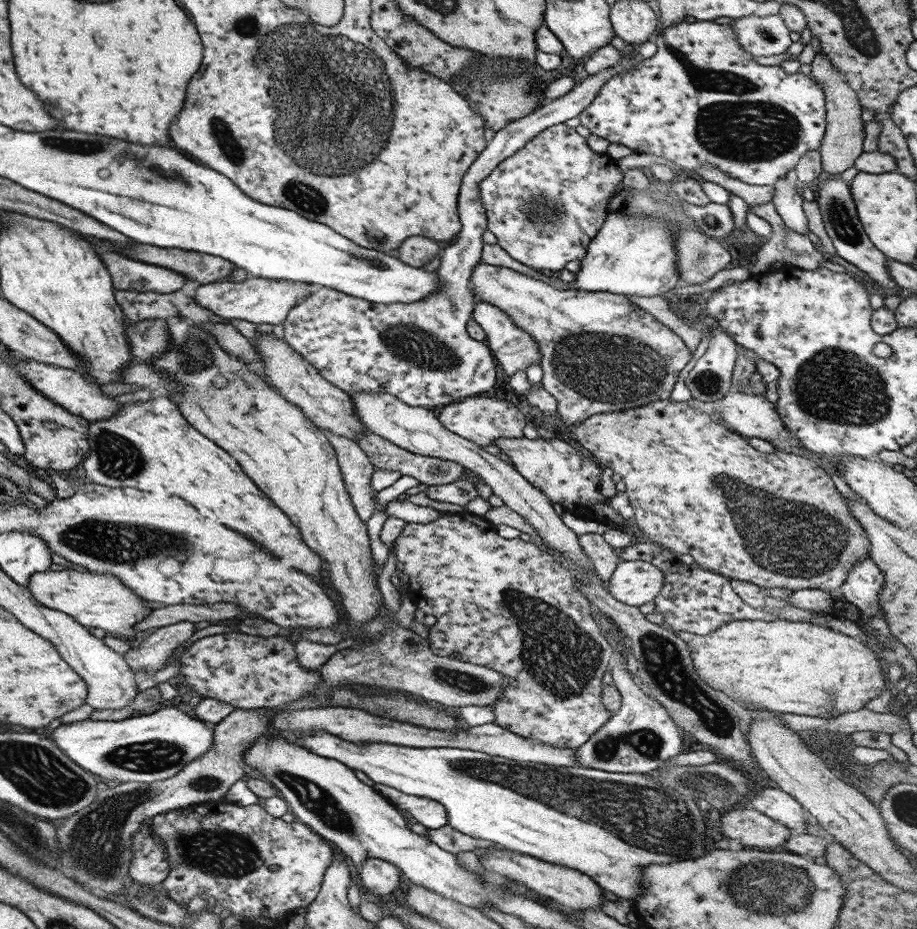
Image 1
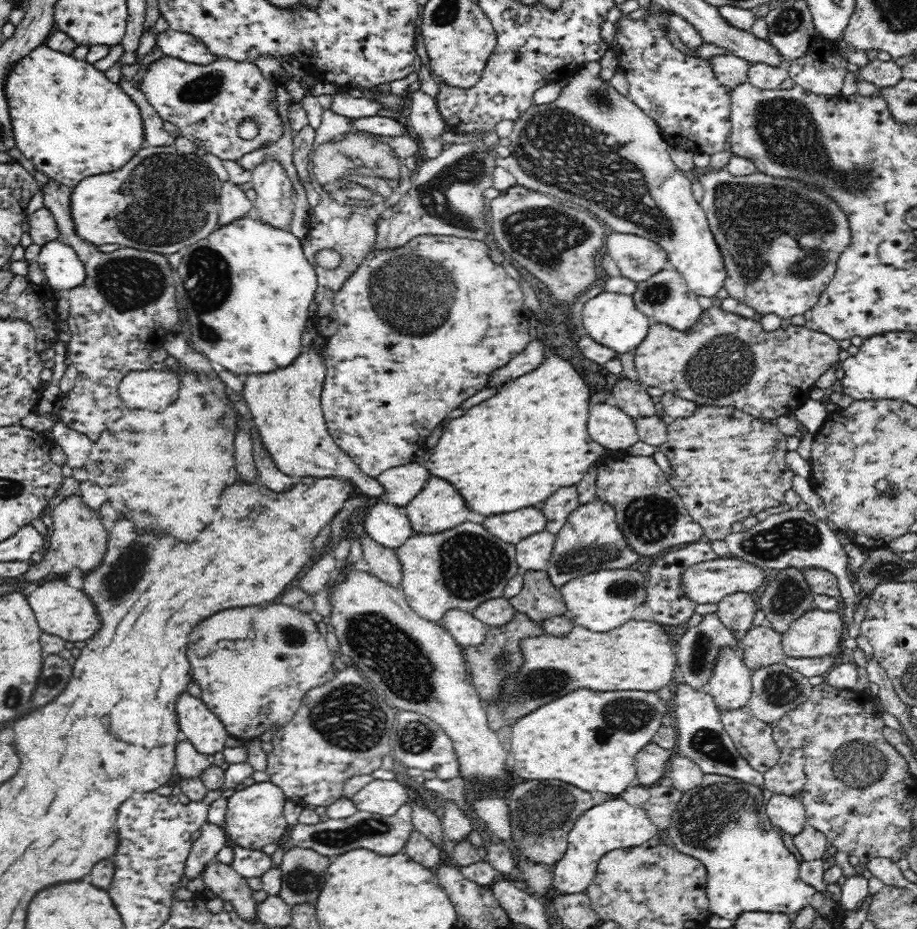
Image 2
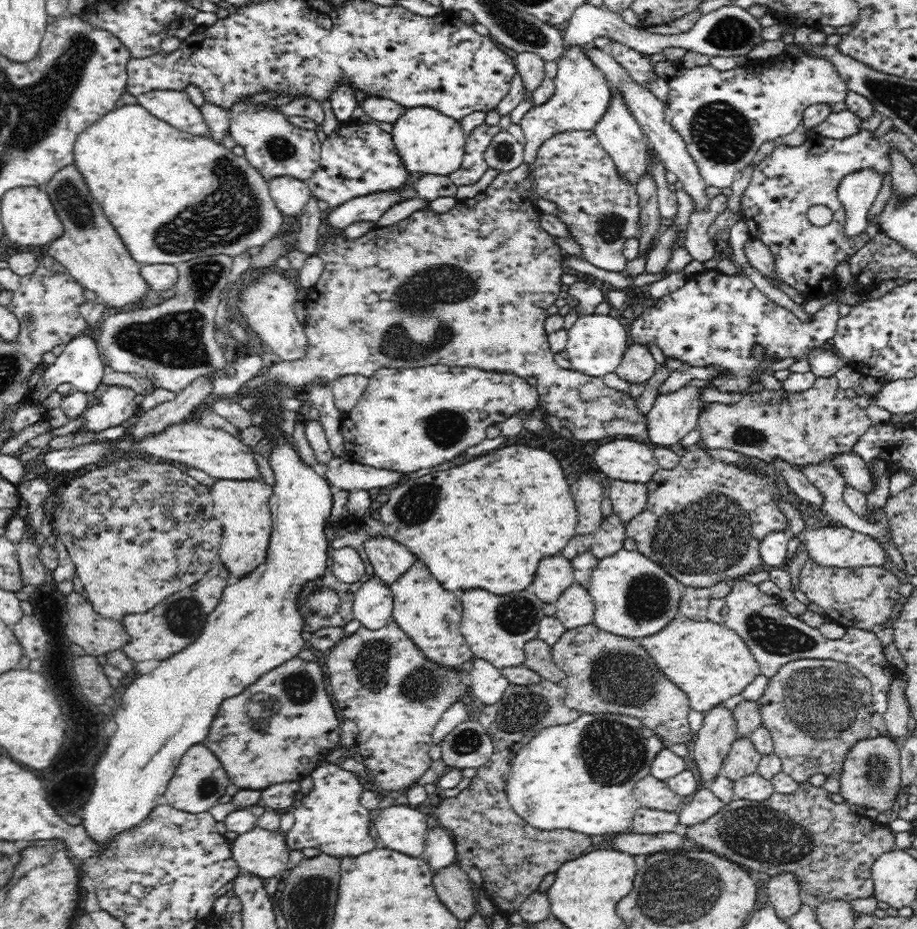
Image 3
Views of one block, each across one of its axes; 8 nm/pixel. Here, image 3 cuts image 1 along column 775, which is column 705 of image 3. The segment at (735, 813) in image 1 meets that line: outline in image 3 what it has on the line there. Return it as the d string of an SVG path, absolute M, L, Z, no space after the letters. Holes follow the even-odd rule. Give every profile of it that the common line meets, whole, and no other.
M802 782L796 792L788 795L774 792L768 800L762 802L735 799L734 802L723 806L708 821L688 826L686 837L701 847L708 848L712 853L741 864L754 875L759 872L772 877L778 874L793 874L799 888L817 896L819 900L850 902L857 898L868 898L873 896L874 892L871 868L880 856L896 849L895 834L887 824L883 825L865 815L854 814L848 804L836 803L830 795L824 787L818 788L810 782Z

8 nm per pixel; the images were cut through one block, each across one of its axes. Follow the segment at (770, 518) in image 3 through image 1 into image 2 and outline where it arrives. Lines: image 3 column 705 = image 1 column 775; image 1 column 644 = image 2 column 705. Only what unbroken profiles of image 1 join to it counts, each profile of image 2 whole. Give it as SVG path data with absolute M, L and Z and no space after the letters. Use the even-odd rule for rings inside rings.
M698 405L692 416L674 418L668 424L667 440L658 447L670 462L672 472L668 482L680 495L692 520L701 525L705 541L725 541L732 534L734 524L784 504L784 493L792 488L795 475L785 461L786 437L776 425L740 409L724 406Z

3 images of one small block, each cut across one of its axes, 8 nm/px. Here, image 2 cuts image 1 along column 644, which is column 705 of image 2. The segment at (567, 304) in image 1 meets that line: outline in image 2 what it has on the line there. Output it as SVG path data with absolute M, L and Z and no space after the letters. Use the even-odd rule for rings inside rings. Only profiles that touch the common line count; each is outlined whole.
M717 304L704 311L699 316L699 319L696 321L693 328L690 328L686 332L679 332L665 324L652 324L651 328L648 330L646 339L644 339L634 350L634 366L637 377L639 378L638 382L646 388L650 386L654 386L654 388L662 388L666 393L672 393L680 398L691 400L698 405L737 408L747 412L757 419L766 420L790 415L796 408L802 406L802 404L809 399L809 392L814 388L814 382L818 380L818 376L822 376L834 362L839 362L838 353L840 350L837 340L832 339L822 332L815 332L805 327L802 328L802 326L793 325L790 325L788 330L780 328L779 330L776 330L776 332L766 332L766 330L762 328L762 325L760 325L759 319L746 319L736 314L726 313L726 311L720 309L720 306Z

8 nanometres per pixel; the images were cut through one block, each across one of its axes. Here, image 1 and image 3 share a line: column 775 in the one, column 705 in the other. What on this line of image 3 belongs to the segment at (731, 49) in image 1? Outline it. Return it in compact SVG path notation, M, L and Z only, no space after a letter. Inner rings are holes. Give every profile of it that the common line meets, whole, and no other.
M782 54L776 56L776 62L770 66L770 68L745 68L738 67L730 70L726 70L726 72L720 72L720 70L716 70L708 66L696 66L696 68L684 69L683 67L678 68L676 71L677 76L668 81L670 84L671 94L670 94L670 102L668 102L668 106L664 106L666 112L666 119L670 126L682 135L684 141L686 141L686 146L690 155L694 161L696 161L696 165L700 169L700 175L704 177L704 181L710 186L715 188L729 188L733 183L739 172L749 164L752 164L752 160L756 157L756 154L760 151L760 146L762 146L765 142L768 141L779 141L779 136L786 136L794 132L795 128L801 126L801 121L803 118L803 113L809 108L809 106L814 106L816 104L827 104L828 106L832 106L832 104L836 104L837 102L842 102L846 98L846 94L848 94L848 88L846 82L840 77L840 74L837 72L835 66L828 62L827 60L821 58L814 58L813 56L804 56L804 55L792 55L792 54Z

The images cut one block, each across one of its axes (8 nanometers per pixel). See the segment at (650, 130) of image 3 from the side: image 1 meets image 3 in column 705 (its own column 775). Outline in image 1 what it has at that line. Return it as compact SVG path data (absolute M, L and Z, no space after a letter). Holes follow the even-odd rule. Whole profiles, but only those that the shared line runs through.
M785 175L781 176L777 182L772 185L774 189L771 202L775 206L777 214L781 217L783 224L795 232L807 235L807 220L805 214L801 211L801 198L798 186L791 186L787 182Z

